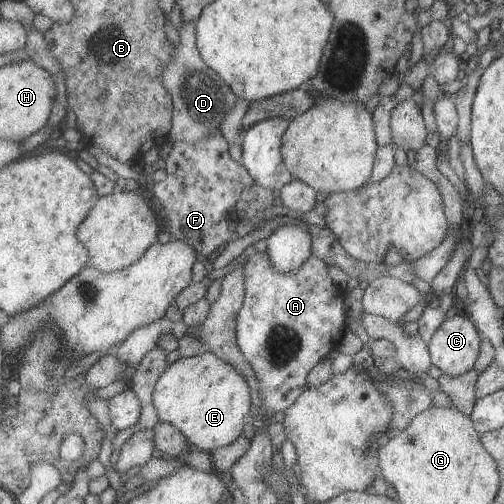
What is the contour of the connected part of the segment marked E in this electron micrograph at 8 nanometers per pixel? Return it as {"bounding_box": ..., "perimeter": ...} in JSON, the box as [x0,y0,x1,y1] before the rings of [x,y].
{"bounding_box":[153,350,251,453],"perimeter":[[[208,350],[172,363],[155,384],[153,403],[160,422],[176,425],[191,448],[210,453],[243,434],[242,428],[250,420],[251,390],[236,368]]]}

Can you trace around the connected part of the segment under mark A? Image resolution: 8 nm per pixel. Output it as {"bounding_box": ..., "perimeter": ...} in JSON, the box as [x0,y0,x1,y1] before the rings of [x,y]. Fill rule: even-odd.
{"bounding_box":[236,250,348,418],"perimeter":[[[266,250],[265,254],[256,253],[247,259],[245,264],[245,297],[243,300],[242,308],[238,311],[236,317],[236,330],[237,330],[237,345],[243,352],[245,359],[252,365],[255,375],[257,376],[260,394],[261,404],[257,409],[256,415],[262,415],[267,418],[266,412],[273,410],[274,413],[278,411],[285,411],[290,408],[294,401],[300,396],[300,393],[307,387],[307,376],[310,370],[316,366],[322,359],[324,359],[330,351],[337,347],[337,342],[342,338],[342,329],[348,324],[348,316],[346,313],[345,298],[347,291],[344,291],[341,287],[335,284],[332,279],[332,275],[328,272],[327,264],[317,256],[312,255],[302,266],[292,274],[280,274],[277,269],[271,263],[269,254]]]}

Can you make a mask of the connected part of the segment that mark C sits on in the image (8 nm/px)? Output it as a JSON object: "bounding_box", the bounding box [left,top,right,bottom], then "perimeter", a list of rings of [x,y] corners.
{"bounding_box":[427,312,481,377],"perimeter":[[[465,312],[445,319],[427,343],[432,364],[455,377],[468,372],[477,362],[481,339],[474,322]]]}

